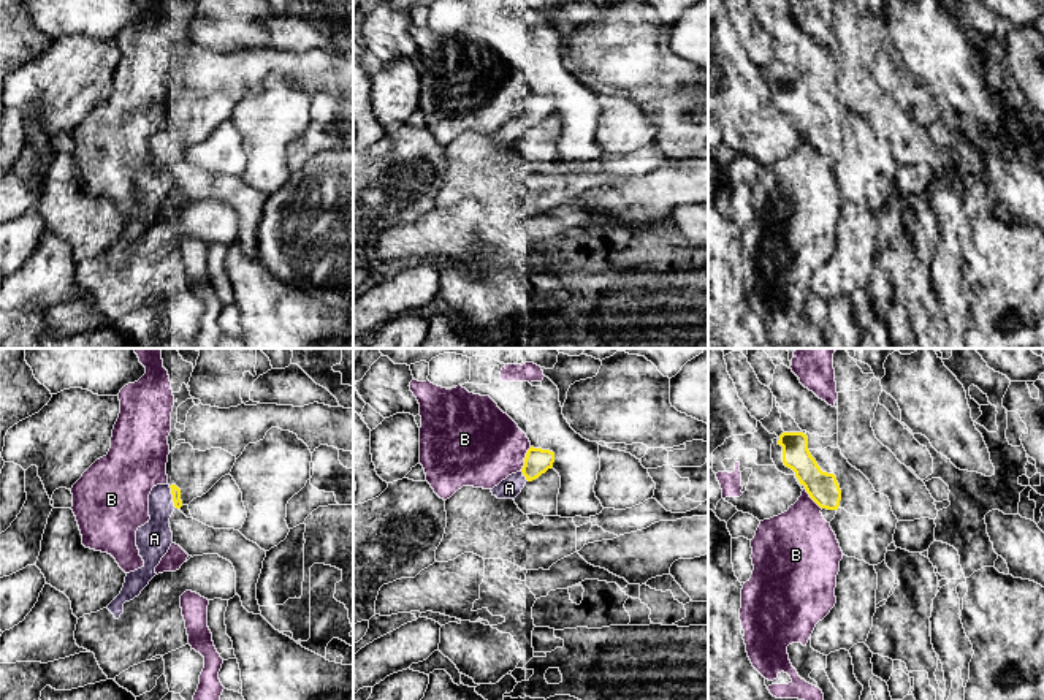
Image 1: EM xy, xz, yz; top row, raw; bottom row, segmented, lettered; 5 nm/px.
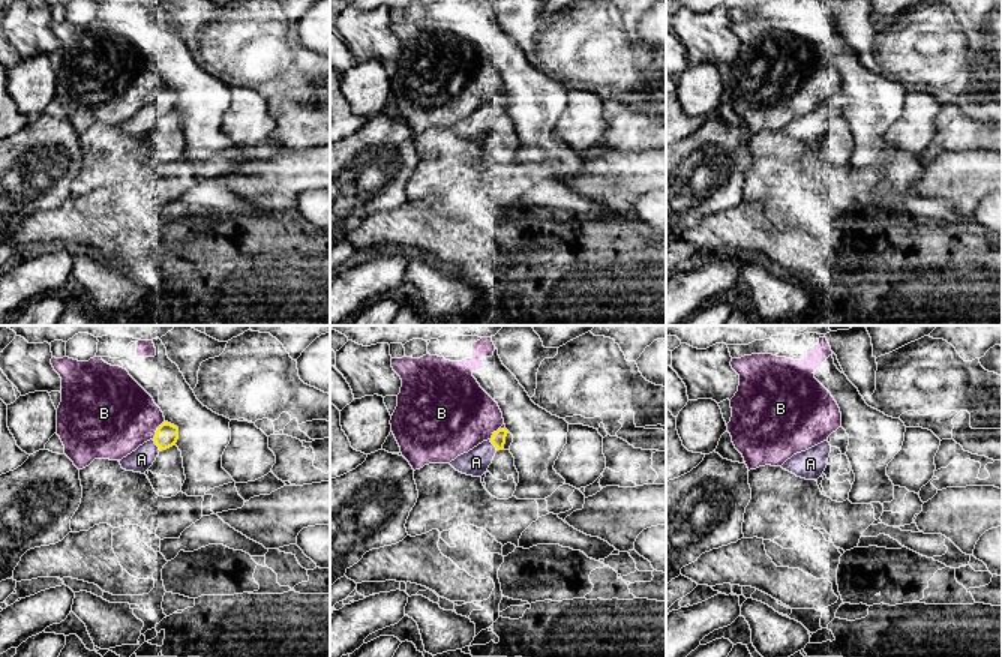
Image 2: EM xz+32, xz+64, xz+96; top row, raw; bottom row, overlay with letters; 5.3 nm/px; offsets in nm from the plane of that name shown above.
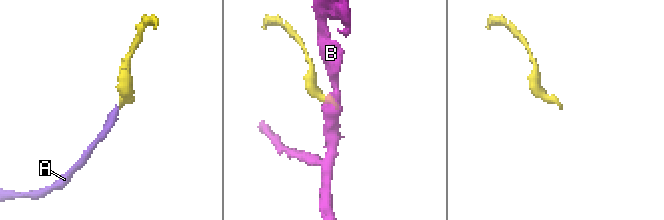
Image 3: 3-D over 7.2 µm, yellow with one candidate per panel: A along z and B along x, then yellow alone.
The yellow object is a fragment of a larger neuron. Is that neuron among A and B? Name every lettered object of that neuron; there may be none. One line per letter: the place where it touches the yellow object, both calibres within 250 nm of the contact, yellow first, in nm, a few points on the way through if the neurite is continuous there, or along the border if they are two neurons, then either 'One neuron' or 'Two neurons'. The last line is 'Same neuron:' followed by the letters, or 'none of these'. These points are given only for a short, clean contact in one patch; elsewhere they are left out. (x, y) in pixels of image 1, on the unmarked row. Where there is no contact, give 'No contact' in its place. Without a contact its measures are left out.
A: Touches yellow at xy (173, 143). Thickness 50 nm (yellow) against 180 nm. One neuron
B: Touches yellow at xz (525, 105). Thickness 140 nm (yellow) against 420 nm. Two neurons
Same neuron: A

